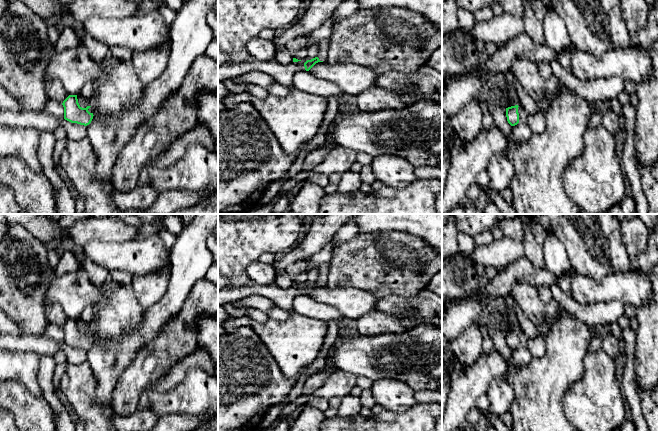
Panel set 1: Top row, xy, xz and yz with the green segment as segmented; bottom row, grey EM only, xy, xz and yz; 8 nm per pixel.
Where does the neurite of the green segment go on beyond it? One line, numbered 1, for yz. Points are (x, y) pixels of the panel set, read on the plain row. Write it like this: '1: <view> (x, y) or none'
1: none

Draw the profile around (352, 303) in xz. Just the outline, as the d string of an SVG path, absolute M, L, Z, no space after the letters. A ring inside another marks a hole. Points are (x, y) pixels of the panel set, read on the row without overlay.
M316 287L309 295L313 300L336 308L348 319L359 319L374 310L378 299L368 291L351 287Z

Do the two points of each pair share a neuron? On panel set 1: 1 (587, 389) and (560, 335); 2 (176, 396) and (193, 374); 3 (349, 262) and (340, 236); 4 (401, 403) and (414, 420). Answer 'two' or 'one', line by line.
1: two
2: one
3: two
4: two

